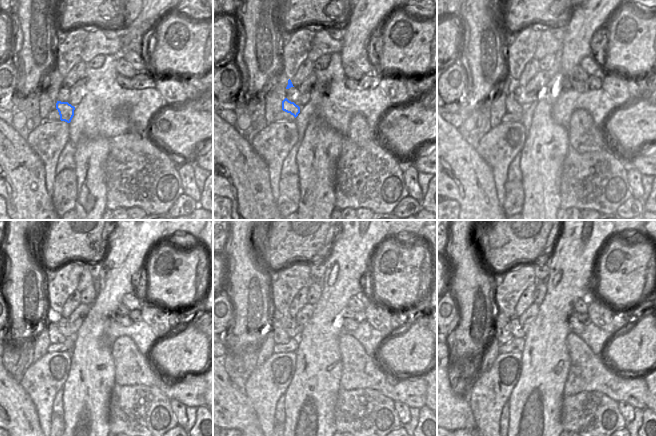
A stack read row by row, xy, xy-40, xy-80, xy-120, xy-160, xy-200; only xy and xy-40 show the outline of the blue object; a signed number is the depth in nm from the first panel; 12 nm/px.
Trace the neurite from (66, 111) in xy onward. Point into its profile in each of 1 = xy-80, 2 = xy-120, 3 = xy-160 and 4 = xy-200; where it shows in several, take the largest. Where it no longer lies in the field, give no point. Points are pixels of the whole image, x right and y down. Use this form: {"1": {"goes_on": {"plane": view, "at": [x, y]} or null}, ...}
{"1": {"goes_on": {"plane": "xy-80", "at": [512, 106]}}, "2": {"goes_on": {"plane": "xy-120", "at": [55, 335]}}, "3": {"goes_on": {"plane": "xy-160", "at": [280, 336]}}, "4": {"goes_on": {"plane": "xy-200", "at": [503, 334]}}}

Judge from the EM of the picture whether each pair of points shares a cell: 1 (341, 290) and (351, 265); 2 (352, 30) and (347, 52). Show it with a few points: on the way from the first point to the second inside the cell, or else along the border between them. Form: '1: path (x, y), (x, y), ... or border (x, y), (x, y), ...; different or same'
1: path (341, 284), (345, 271); same
2: path (352, 35), (352, 47); same

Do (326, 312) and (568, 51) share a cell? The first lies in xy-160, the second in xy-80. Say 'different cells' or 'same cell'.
same cell

